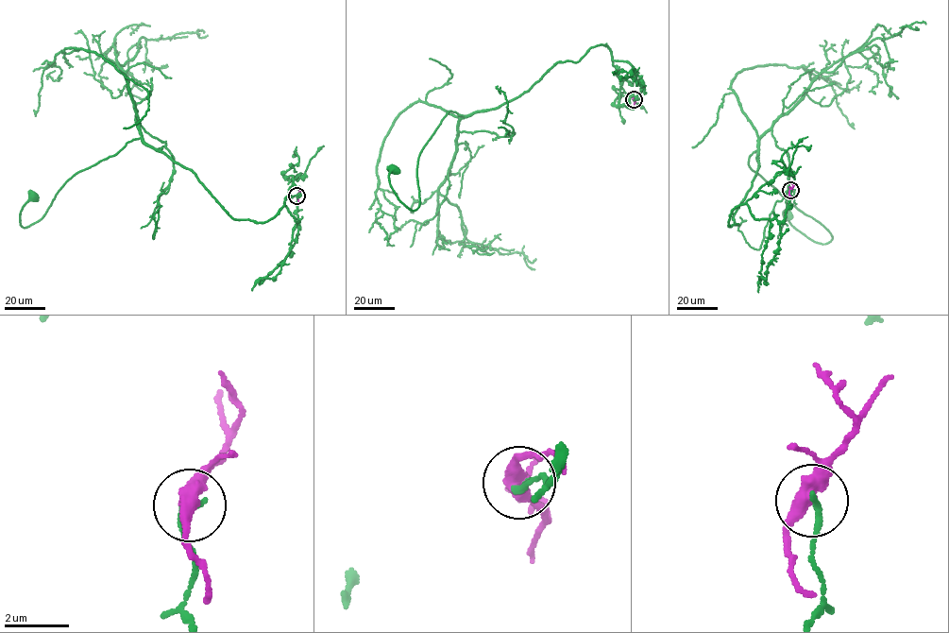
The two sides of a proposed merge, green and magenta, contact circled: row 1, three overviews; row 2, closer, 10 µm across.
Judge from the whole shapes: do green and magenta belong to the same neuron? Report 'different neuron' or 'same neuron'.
different neuron

